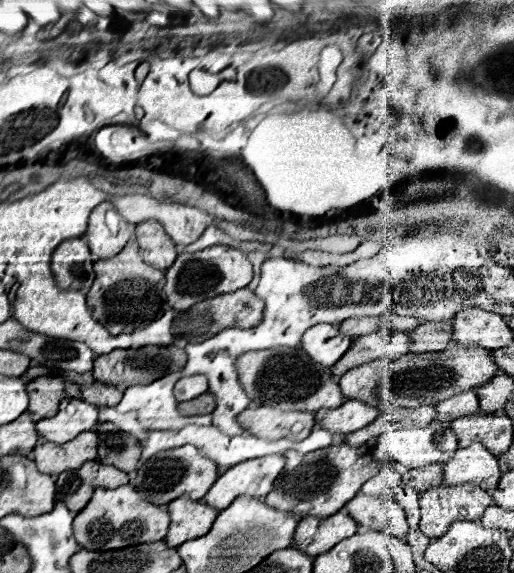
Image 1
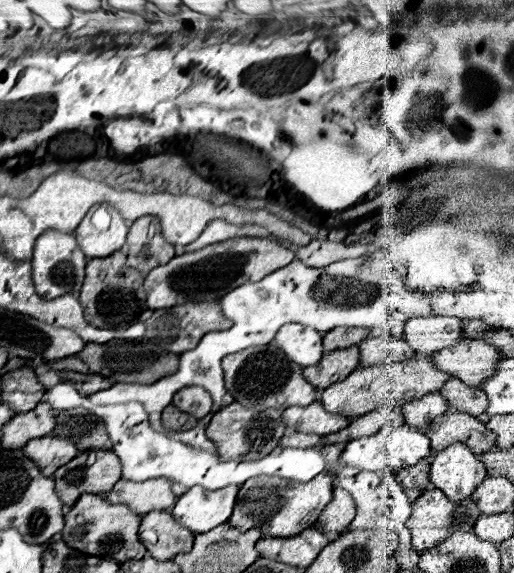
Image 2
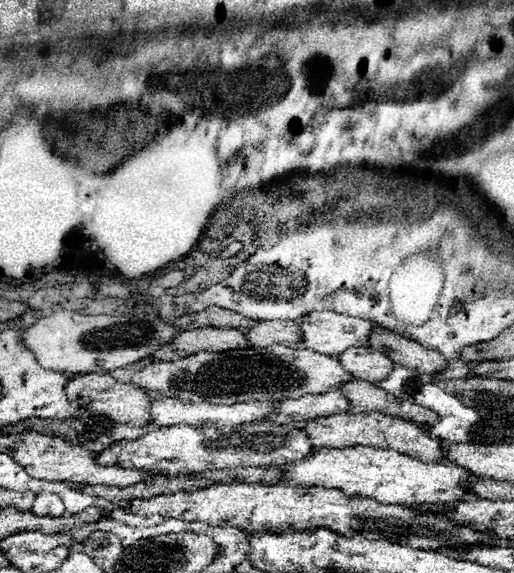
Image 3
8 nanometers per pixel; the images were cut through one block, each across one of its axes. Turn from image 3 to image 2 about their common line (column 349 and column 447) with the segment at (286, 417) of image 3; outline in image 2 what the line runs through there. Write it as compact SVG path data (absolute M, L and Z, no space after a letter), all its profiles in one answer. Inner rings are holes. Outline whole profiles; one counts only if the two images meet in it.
M438 392L426 394L426 396L402 406L406 424L416 426L416 430L426 430L432 424L432 418L446 414L446 412L448 412L448 402Z

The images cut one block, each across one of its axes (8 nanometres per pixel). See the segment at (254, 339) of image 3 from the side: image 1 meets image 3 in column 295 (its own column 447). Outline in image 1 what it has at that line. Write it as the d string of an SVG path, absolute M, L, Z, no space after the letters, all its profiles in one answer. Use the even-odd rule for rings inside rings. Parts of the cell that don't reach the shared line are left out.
M426 322L412 332L410 352L438 352L452 342L452 322Z

